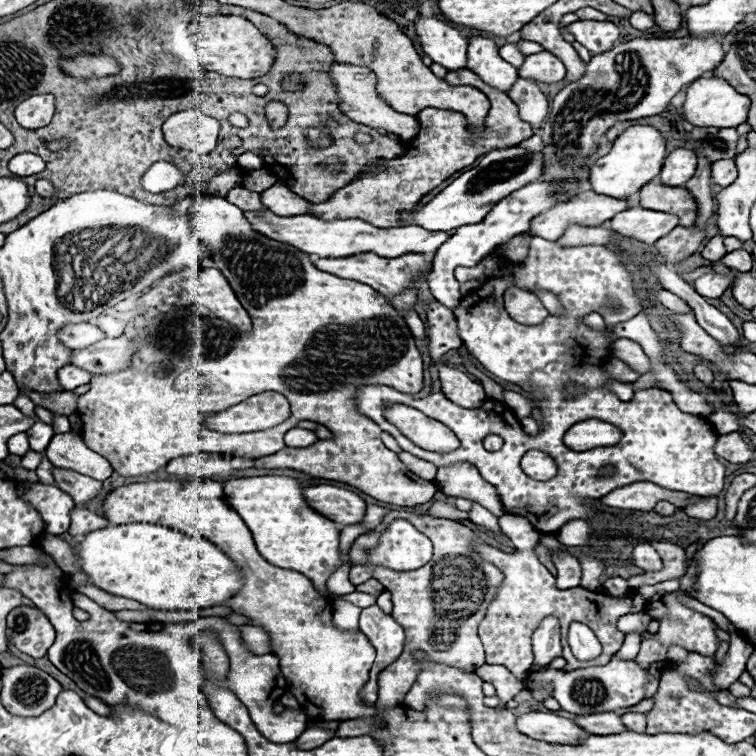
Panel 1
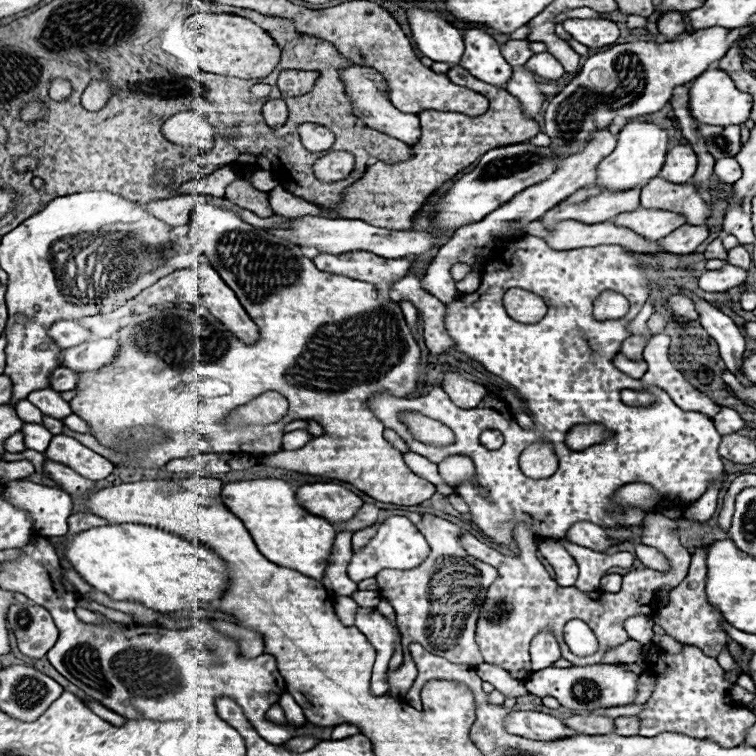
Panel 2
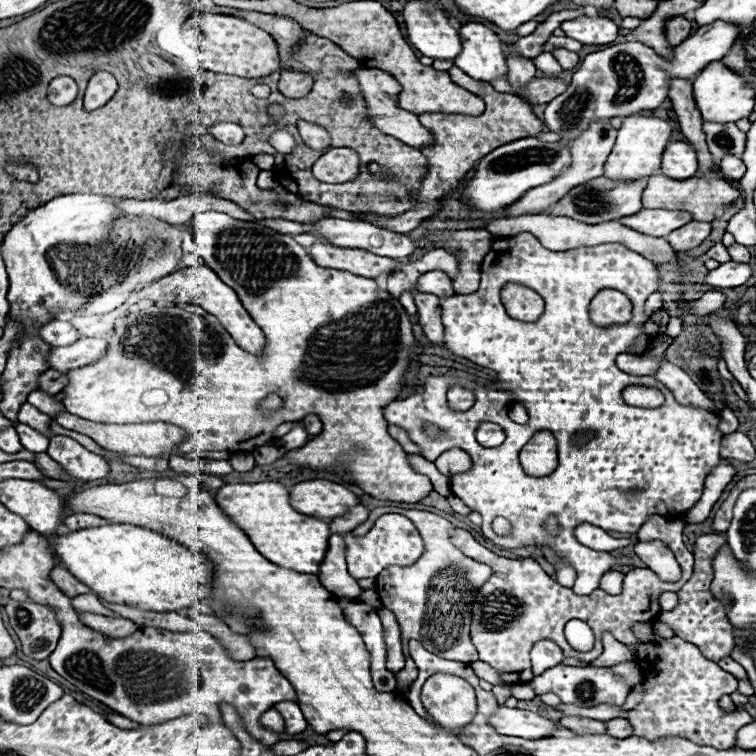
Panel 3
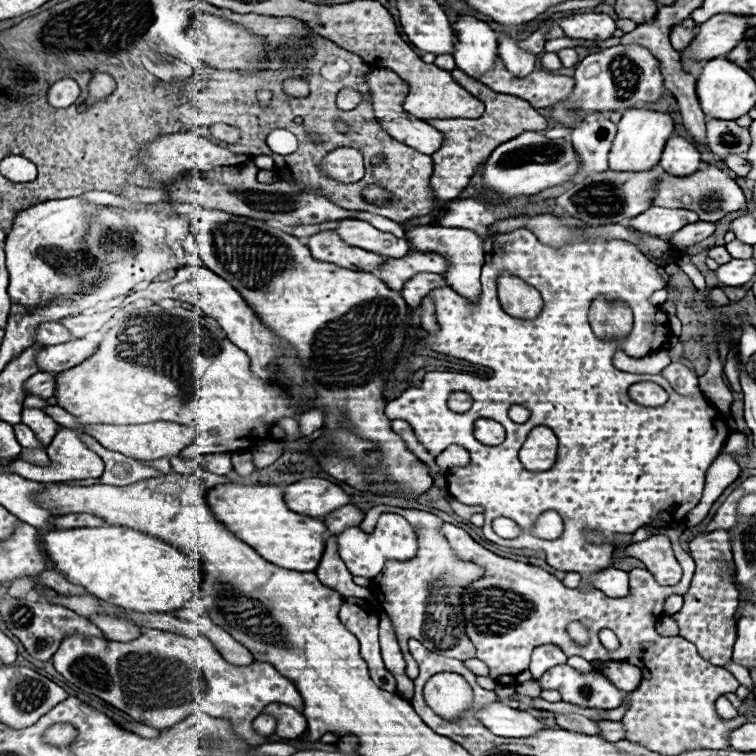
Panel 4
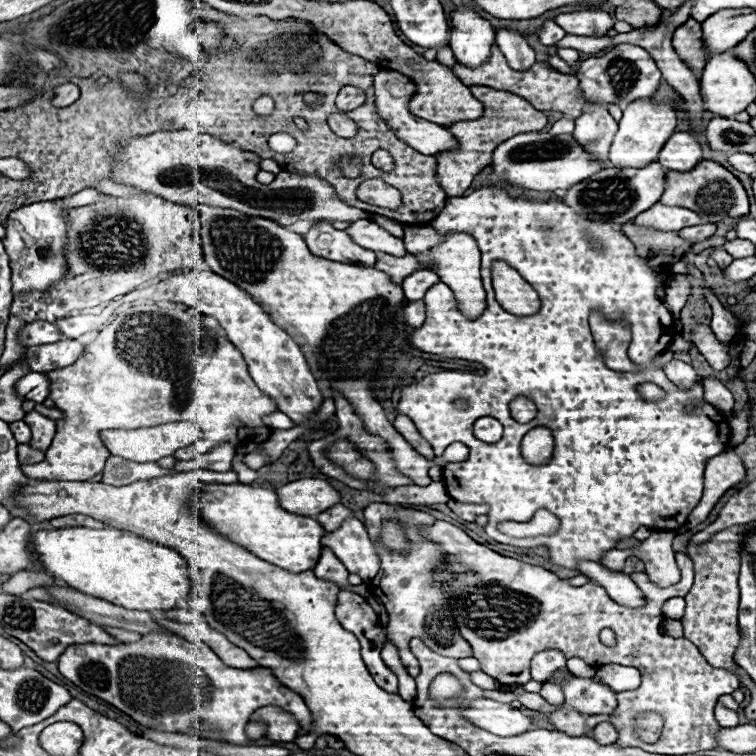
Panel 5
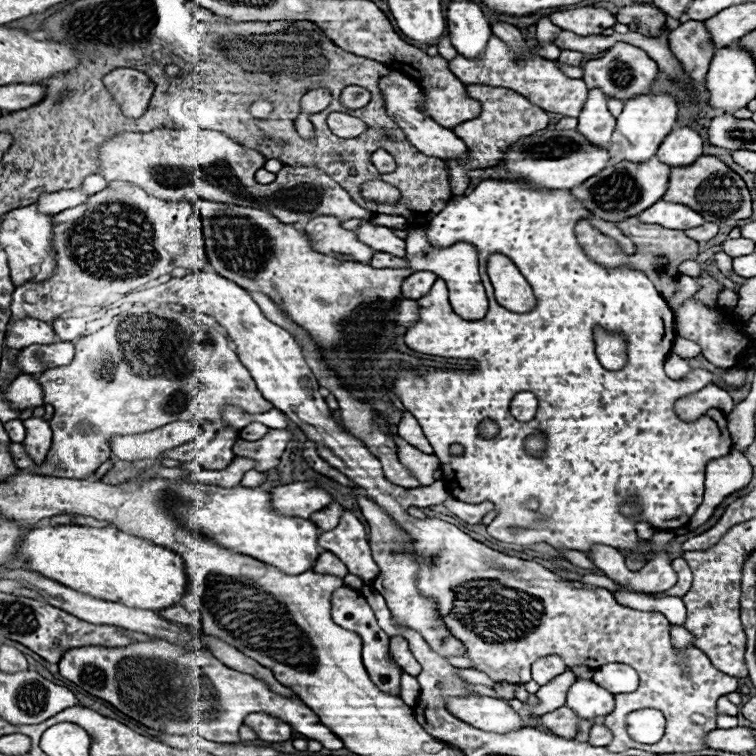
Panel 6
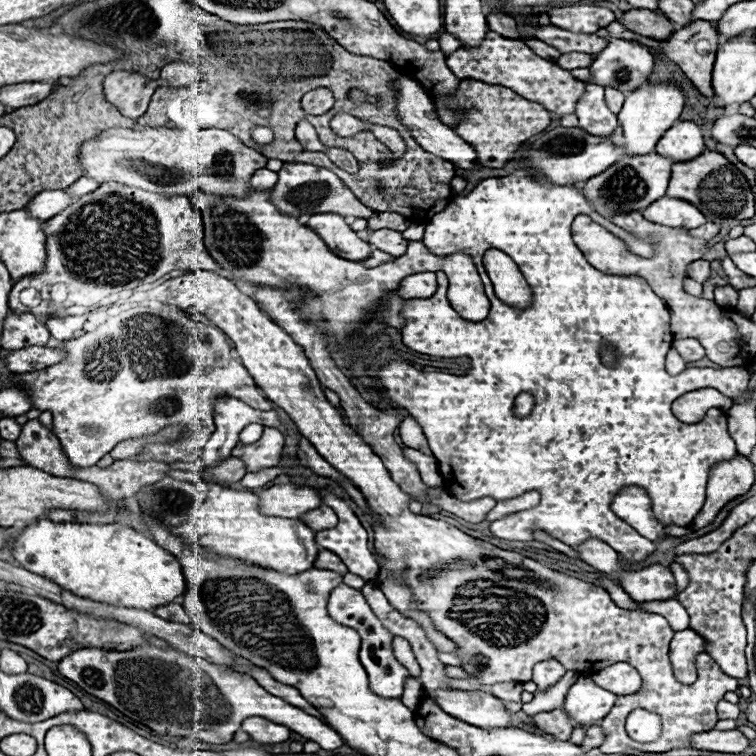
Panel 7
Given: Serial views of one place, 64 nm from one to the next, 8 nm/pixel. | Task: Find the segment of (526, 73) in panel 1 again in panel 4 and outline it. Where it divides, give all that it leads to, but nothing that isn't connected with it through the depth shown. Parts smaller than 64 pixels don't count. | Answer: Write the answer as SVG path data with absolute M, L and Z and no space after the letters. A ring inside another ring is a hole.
M546 52L546 54L542 56L540 64L542 64L542 68L546 68L546 70L560 70L560 68L564 68L562 62L560 62L560 58L558 58L554 52Z

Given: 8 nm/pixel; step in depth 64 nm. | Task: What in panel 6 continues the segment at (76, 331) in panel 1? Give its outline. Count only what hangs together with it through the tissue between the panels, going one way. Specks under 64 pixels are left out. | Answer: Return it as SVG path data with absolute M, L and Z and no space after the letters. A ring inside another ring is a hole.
M24 318L8 324L4 344L6 348L20 350L32 344L52 344L54 338L56 334L48 322L40 322L36 318Z

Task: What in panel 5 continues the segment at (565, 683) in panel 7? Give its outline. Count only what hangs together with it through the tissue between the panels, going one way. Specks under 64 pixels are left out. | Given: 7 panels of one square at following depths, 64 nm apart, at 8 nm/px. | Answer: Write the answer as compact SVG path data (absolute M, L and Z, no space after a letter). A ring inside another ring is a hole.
M548 682L548 684L544 684L542 690L540 690L540 696L542 696L548 704L552 704L552 706L562 706L562 704L564 704L562 684L558 684L558 682Z

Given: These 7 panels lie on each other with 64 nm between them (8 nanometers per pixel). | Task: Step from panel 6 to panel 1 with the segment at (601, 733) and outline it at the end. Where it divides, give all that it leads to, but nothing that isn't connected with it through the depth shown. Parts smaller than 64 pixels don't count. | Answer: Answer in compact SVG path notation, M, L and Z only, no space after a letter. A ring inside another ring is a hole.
M624 714L622 716L622 724L626 726L626 730L644 732L644 728L646 728L646 716L644 714Z

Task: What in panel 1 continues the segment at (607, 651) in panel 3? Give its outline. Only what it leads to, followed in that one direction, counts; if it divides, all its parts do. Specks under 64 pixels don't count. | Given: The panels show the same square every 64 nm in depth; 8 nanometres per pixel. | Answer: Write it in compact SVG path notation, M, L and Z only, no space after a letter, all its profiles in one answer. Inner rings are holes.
M633 632L626 635L622 648L614 654L614 658L618 658L618 660L634 660L638 656L638 650L640 650L640 636L638 636L638 633Z

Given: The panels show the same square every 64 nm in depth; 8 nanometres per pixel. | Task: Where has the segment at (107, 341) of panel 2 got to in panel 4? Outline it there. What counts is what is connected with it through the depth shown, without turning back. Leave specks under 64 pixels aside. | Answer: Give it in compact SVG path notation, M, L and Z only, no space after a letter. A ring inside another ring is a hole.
M84 338L70 340L64 344L48 346L36 352L36 366L42 372L62 372L80 362L84 362L96 350L96 342L88 342Z

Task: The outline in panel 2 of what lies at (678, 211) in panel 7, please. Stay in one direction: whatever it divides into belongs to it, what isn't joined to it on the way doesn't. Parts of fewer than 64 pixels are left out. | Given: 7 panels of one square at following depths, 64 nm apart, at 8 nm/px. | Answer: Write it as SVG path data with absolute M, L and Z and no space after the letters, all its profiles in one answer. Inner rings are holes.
M638 208L636 212L626 212L626 214L616 216L612 222L634 230L636 234L640 234L648 240L660 240L660 238L668 236L670 232L674 232L676 228L680 228L686 222L686 218L682 214L668 212L668 210Z

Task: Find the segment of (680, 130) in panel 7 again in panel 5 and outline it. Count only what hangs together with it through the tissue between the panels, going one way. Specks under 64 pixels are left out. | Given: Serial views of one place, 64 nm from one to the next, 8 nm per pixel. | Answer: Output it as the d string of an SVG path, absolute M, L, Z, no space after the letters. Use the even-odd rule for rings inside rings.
M674 132L660 150L658 162L666 170L686 172L692 170L702 160L700 142L692 132Z

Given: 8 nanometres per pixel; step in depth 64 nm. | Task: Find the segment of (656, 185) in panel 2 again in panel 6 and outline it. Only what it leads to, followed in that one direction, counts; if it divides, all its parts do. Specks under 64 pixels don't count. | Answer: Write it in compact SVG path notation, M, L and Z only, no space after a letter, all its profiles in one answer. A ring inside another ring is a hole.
M700 156L700 160L692 162L690 166L672 168L664 200L688 204L696 212L700 212L706 222L716 222L716 224L726 222L728 218L744 220L752 216L750 190L746 188L744 180L716 156Z

